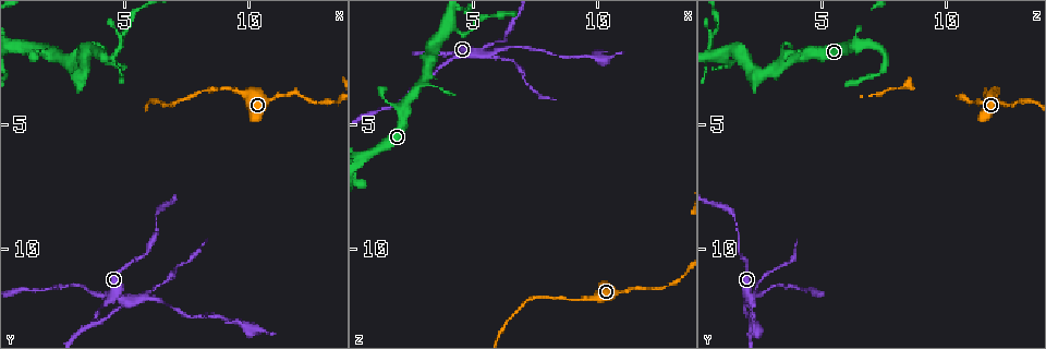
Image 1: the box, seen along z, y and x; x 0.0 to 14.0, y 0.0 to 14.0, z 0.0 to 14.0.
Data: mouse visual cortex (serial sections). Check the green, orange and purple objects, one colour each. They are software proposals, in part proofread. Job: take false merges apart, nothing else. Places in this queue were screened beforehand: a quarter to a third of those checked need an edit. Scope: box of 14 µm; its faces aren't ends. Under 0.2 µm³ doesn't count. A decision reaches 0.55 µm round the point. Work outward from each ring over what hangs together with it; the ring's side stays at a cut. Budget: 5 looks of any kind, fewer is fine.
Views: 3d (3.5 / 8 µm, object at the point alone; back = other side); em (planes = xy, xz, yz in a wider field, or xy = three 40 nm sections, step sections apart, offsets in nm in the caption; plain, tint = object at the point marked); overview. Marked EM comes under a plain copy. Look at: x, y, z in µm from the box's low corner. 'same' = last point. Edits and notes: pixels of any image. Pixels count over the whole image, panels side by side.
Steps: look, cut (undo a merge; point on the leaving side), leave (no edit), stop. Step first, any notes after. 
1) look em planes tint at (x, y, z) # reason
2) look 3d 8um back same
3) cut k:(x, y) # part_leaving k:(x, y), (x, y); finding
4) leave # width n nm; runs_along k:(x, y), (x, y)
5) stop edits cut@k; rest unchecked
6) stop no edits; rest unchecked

look 3d 3.5um at (9.4, 3.6, 11.9) # sudden change in width

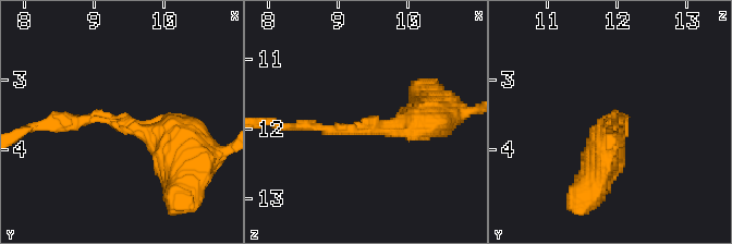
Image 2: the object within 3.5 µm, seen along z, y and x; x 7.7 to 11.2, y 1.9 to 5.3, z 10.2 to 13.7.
look em xy step 1 tint at (9.45, 3.65, 12.00) # arm_widths 150, 500 nm

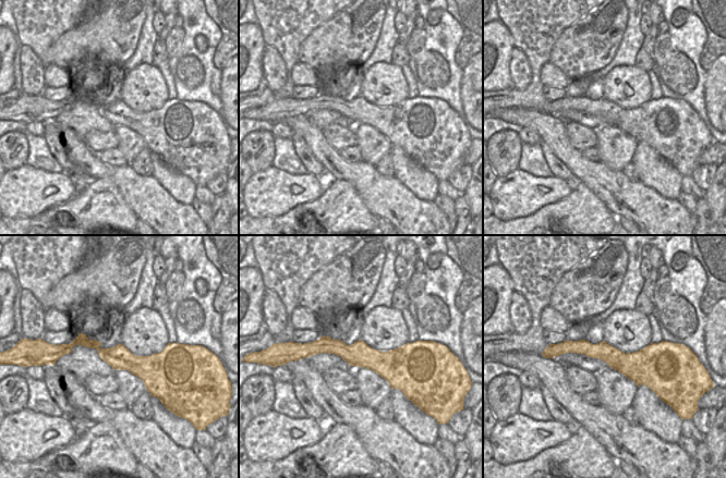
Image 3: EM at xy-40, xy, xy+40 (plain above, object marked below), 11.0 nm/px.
leave # runs_along 3:(314, 351), (408, 364); one cell here

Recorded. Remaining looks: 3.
look 3d 3.5um at (4.0, 12.5, 2.2) # thin neck

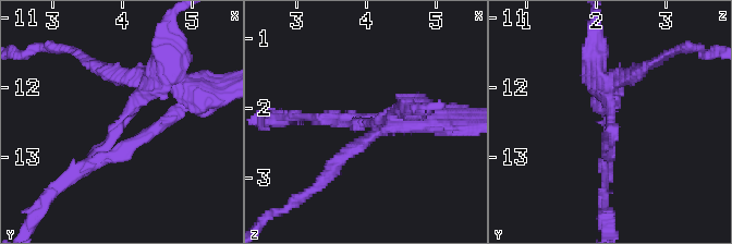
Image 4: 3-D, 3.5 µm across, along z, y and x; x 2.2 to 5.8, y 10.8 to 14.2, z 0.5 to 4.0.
look em xy step 3 tint at (4.05, 12.45, 2.25) # now the EM

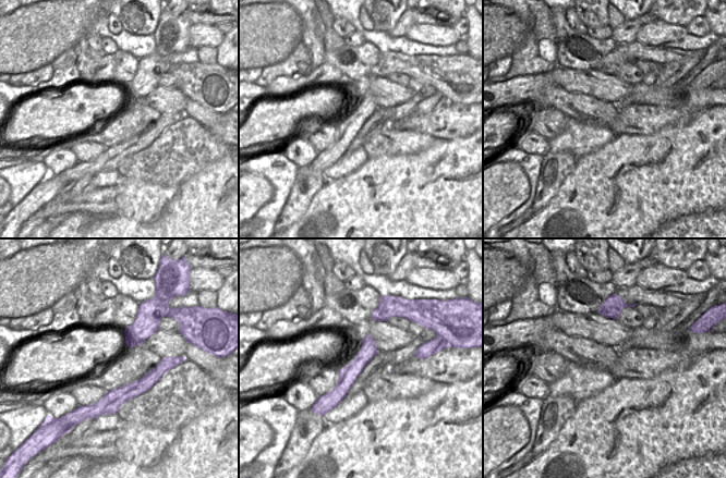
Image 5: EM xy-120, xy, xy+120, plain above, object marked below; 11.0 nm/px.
cut 4:(105, 75) # arm_widths 150, 300 nm; part_leaving 4:(413, 123), (470, 120); two cells meet here

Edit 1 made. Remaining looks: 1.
stop edits cut@4; rest unchecked

